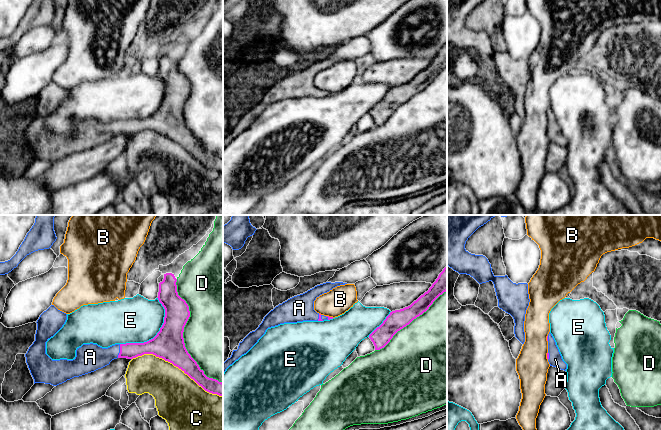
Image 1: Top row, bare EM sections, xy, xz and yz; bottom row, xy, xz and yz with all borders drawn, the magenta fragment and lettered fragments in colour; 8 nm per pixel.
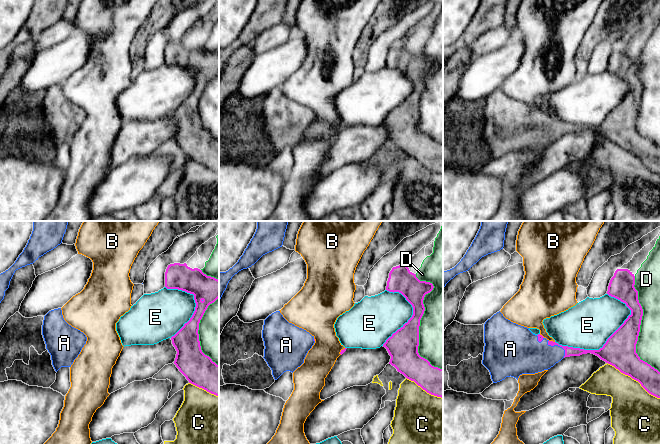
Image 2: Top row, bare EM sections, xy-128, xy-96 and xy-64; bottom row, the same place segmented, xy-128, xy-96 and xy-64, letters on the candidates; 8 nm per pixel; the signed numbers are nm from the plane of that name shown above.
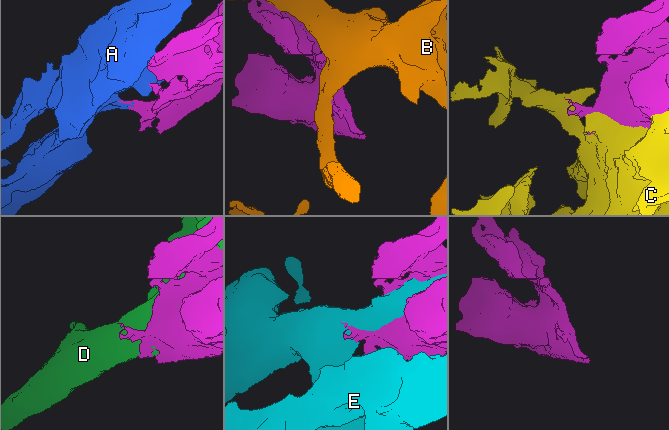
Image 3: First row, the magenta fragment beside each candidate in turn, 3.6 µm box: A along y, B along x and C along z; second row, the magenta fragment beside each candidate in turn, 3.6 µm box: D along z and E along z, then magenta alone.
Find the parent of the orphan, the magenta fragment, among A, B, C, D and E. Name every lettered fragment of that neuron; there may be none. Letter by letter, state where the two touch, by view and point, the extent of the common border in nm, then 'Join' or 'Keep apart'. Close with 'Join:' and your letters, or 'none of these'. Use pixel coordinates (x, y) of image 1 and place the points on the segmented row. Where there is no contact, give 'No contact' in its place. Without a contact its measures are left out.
A: Touches magenta at xy (120, 351). Shared border 110 nm. Join
B: Touches magenta at xz (330, 317). Shared border 70 nm. Keep apart
C: Touches magenta at xy (177, 366). Shared border 800 nm. Keep apart
D: Touches magenta at xy (182, 335). Shared border 900 nm. Keep apart
E: Touches magenta at xy (157, 334). Shared border 480 nm. Keep apart
Join: A

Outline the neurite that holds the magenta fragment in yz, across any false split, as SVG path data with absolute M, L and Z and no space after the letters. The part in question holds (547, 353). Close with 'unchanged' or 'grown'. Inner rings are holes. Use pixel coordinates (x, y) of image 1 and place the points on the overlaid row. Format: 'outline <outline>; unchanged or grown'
outline M550 332L547 336L547 341L548 341L547 359L550 366L566 371L567 364L563 361L559 349L556 345L556 342Z; grown

